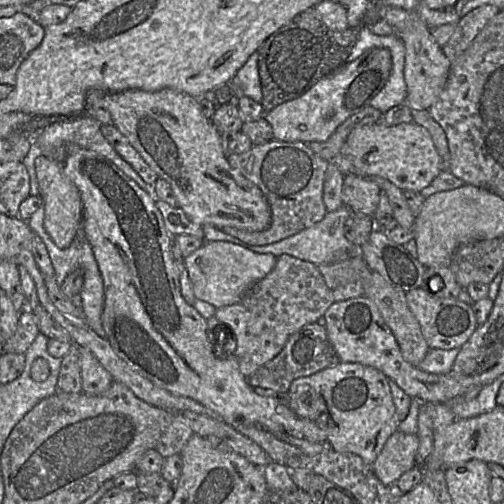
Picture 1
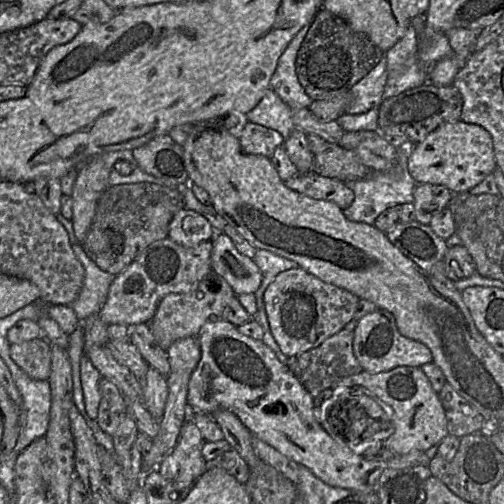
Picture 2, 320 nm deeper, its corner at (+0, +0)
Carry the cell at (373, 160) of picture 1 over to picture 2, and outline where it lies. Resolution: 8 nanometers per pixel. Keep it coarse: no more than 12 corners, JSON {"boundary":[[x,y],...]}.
{"boundary":[[446,123],[410,144],[418,184],[469,191],[497,164],[491,135]]}

